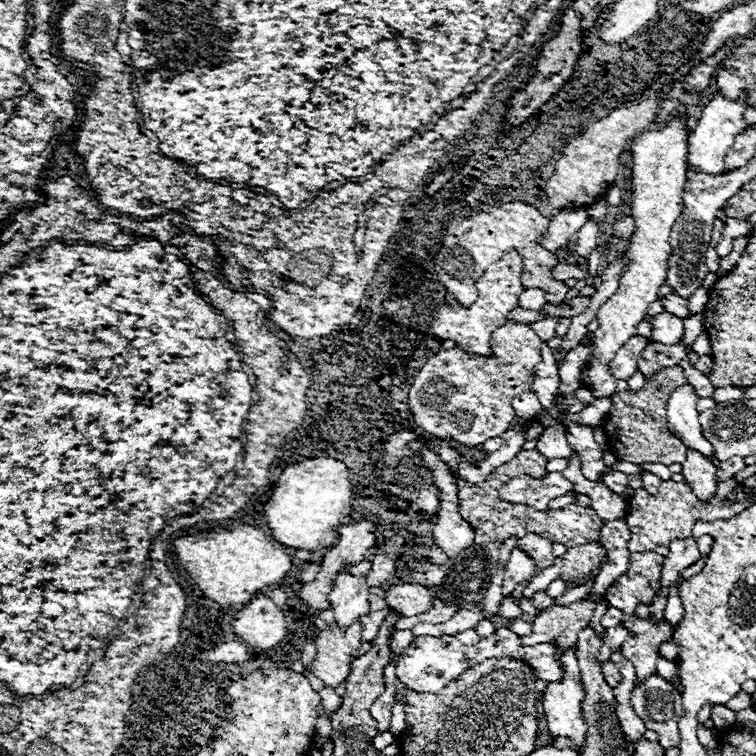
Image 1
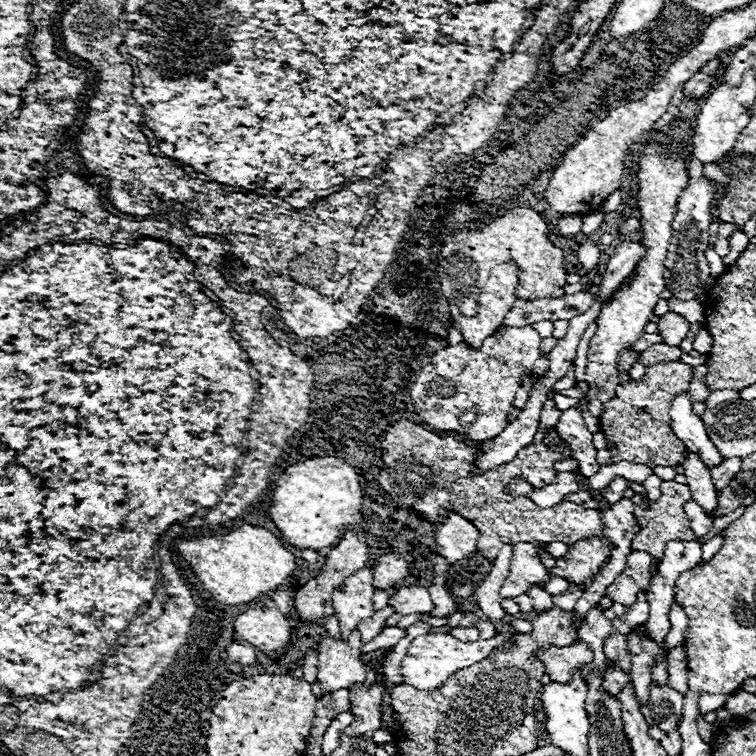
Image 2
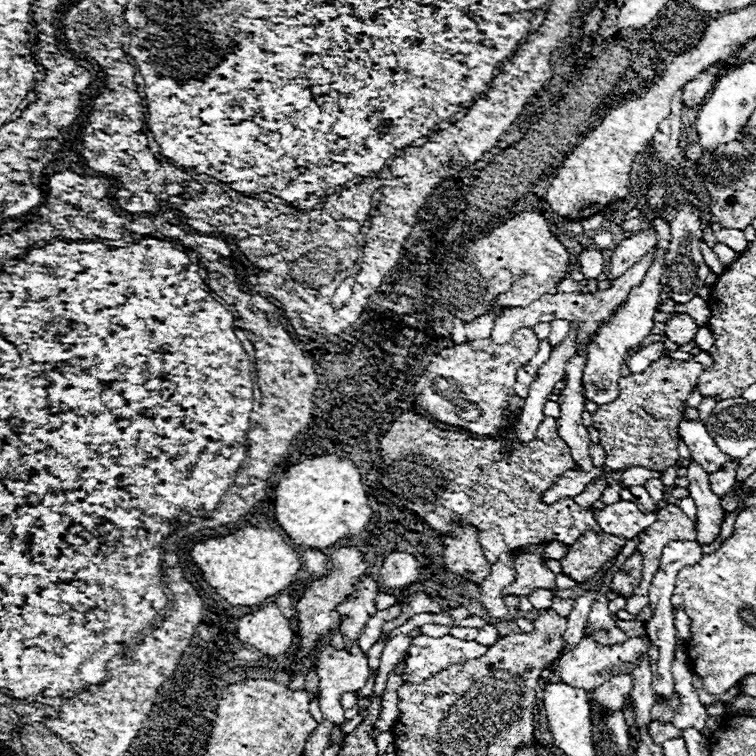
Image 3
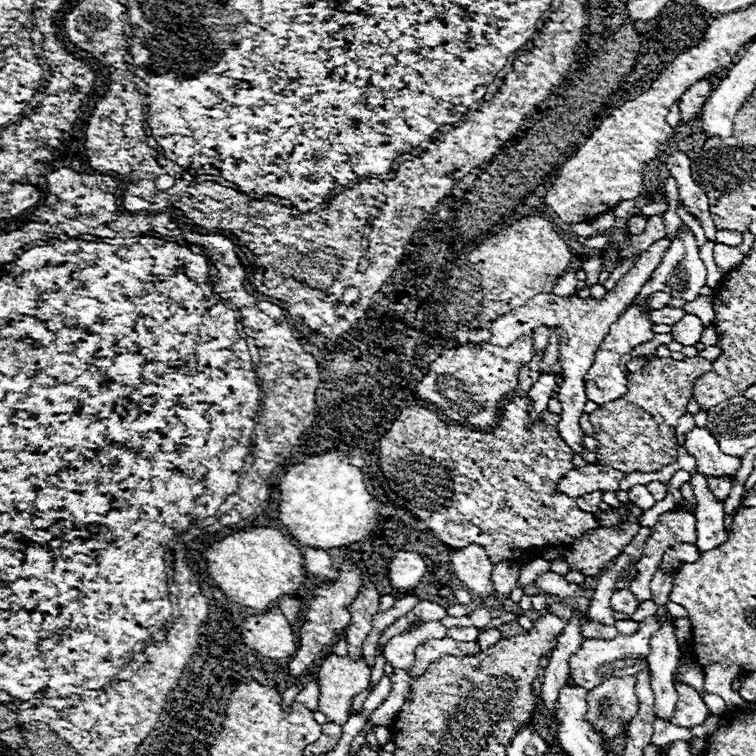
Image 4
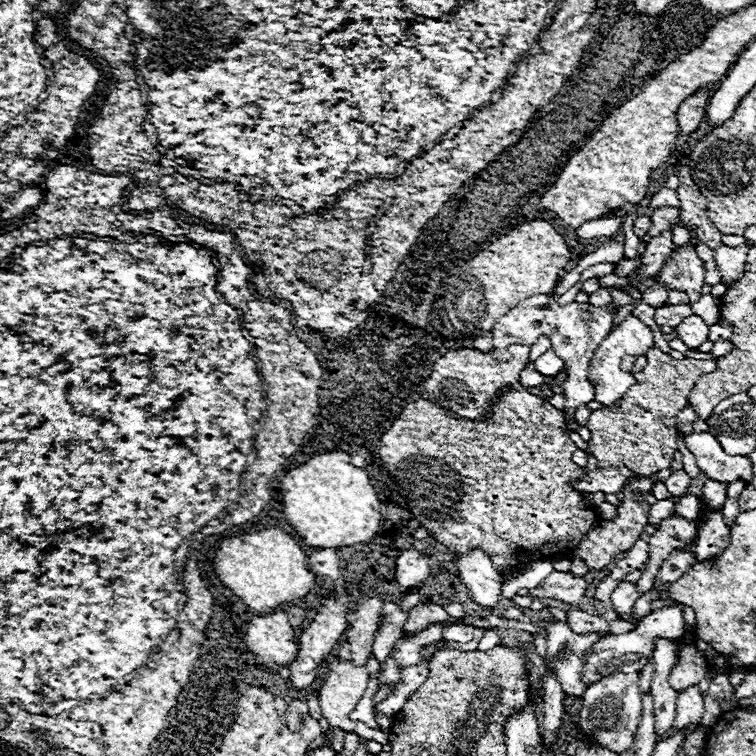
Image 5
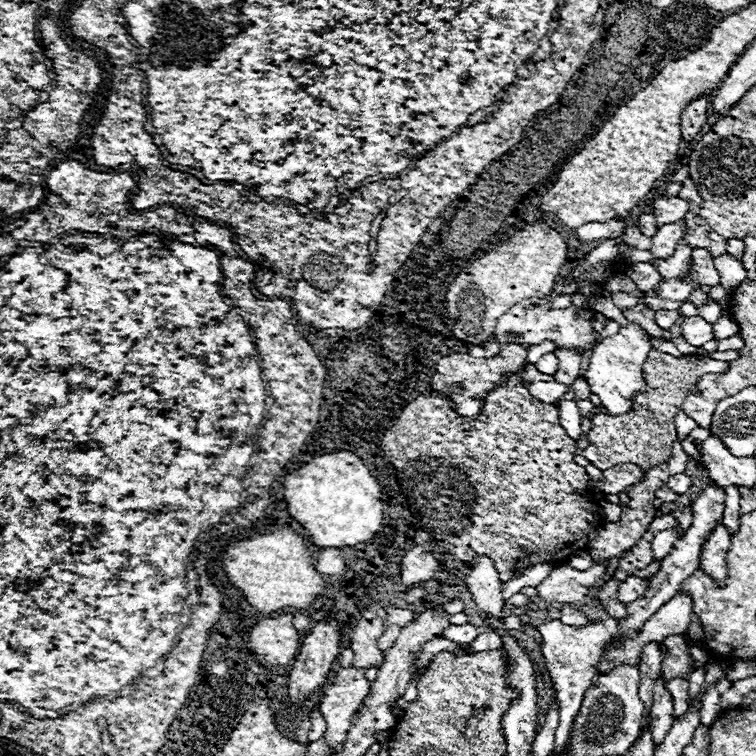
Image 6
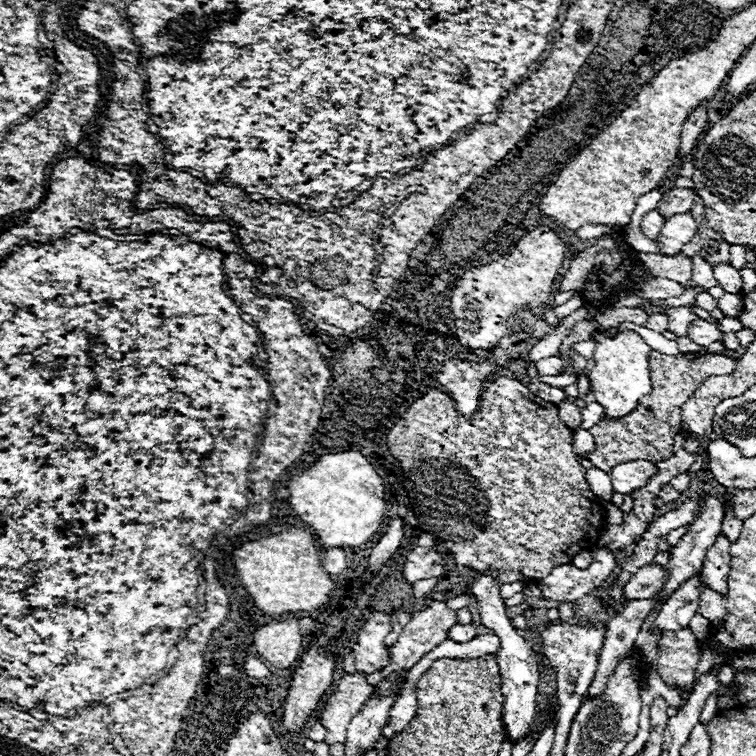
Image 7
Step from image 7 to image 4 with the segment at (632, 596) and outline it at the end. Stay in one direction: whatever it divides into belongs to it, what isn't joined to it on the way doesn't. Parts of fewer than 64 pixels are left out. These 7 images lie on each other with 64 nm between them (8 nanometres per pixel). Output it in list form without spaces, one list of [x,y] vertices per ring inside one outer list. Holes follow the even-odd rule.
[[[624,588],[624,590],[618,590],[612,594],[612,600],[610,600],[610,608],[614,612],[624,612],[624,614],[630,614],[630,612],[636,612],[636,600],[634,600],[634,594]]]

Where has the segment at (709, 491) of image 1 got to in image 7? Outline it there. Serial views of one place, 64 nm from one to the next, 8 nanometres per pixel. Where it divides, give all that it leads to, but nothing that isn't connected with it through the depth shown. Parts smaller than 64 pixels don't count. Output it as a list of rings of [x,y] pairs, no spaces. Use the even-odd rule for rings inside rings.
[[[720,532],[714,540],[714,544],[708,548],[704,566],[702,566],[702,576],[708,582],[708,586],[716,592],[726,592],[728,590],[728,572],[730,572],[730,542],[728,538]]]

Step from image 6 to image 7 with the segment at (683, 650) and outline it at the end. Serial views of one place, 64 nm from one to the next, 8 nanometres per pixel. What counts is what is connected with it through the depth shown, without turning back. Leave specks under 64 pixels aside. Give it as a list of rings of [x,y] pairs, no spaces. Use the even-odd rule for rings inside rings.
[[[680,628],[680,632],[664,632],[658,640],[658,660],[656,660],[656,672],[660,674],[660,678],[670,686],[670,684],[678,684],[680,688],[692,690],[694,684],[694,670],[698,666],[700,660],[700,642],[694,638],[690,628]]]

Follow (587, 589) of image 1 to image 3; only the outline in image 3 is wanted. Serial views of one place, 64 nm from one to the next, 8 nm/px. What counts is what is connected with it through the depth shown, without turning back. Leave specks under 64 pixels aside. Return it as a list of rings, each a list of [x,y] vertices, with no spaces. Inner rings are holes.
[[[554,598],[554,604],[550,608],[560,612],[562,616],[568,616],[572,612],[572,606],[574,606],[574,598]]]

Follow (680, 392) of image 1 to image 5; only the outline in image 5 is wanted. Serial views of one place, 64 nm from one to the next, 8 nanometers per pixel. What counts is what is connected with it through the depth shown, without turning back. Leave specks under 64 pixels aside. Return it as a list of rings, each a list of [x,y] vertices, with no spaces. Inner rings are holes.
[[[692,432],[684,438],[684,444],[696,456],[700,472],[704,472],[708,478],[728,484],[738,478],[744,478],[746,484],[752,480],[750,458],[726,454],[712,434]]]

